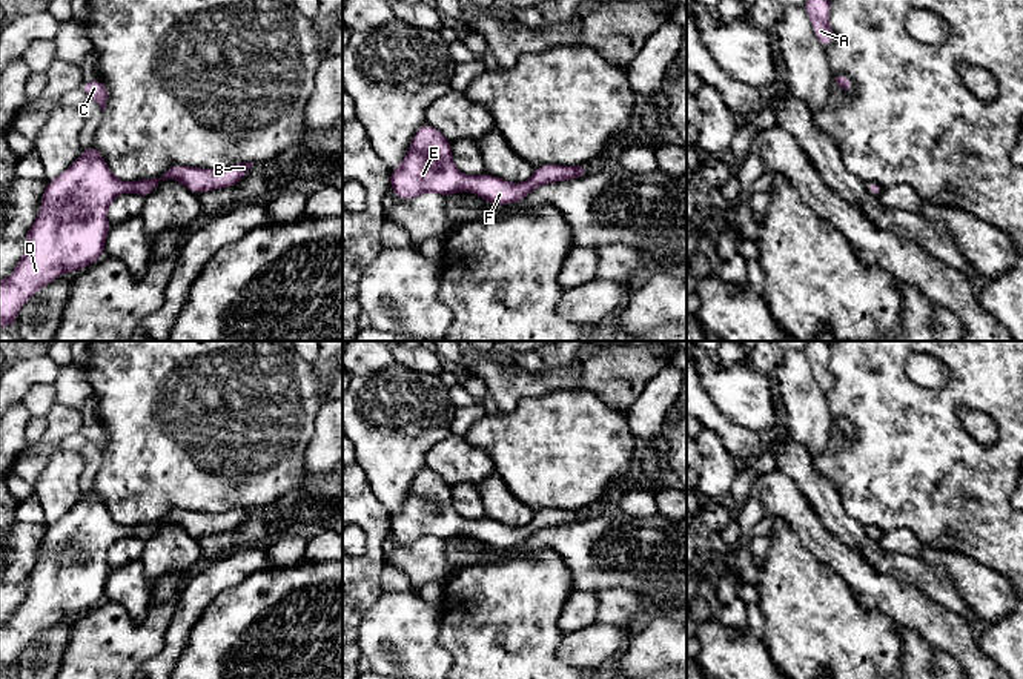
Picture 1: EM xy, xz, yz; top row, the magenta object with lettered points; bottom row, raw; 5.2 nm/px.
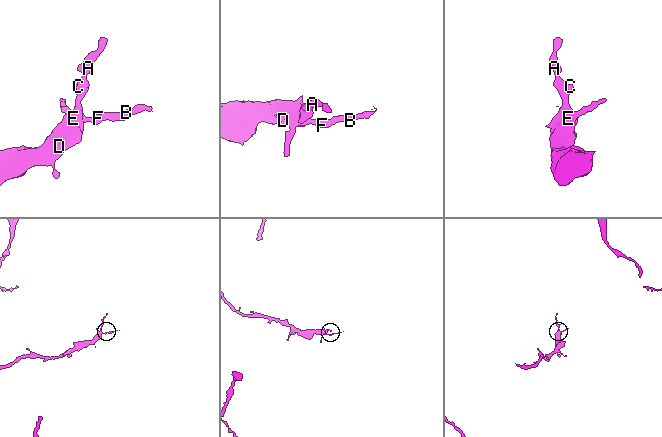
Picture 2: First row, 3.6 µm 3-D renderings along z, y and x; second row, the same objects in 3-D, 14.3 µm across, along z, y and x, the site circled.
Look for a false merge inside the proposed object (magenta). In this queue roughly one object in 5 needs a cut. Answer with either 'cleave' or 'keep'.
keep

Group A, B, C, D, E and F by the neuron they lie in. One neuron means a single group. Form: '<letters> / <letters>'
A B C D E F

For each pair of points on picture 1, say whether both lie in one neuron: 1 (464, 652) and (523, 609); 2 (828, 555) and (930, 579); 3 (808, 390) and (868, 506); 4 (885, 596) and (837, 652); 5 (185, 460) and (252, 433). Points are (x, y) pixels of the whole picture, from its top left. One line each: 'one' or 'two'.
1: one
2: two
3: two
4: two
5: one

